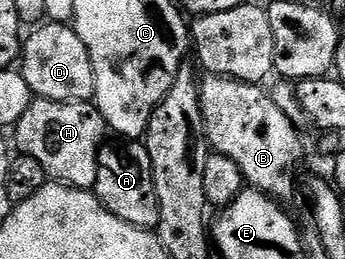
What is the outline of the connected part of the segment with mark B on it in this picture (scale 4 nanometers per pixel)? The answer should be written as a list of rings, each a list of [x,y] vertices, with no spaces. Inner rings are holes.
[[[208,75],[199,82],[198,88],[200,90],[200,118],[202,130],[204,129],[206,137],[209,143],[212,145],[211,150],[213,152],[226,155],[227,158],[234,160],[234,163],[238,163],[239,171],[244,176],[245,182],[251,187],[264,192],[270,197],[277,199],[279,202],[285,203],[284,201],[290,200],[294,195],[294,189],[298,187],[298,181],[296,185],[296,163],[302,157],[302,141],[299,133],[295,130],[295,122],[285,115],[285,112],[278,107],[278,103],[274,103],[271,92],[267,88],[261,87],[259,84],[251,81],[235,81],[233,77],[218,77],[215,75]]]

